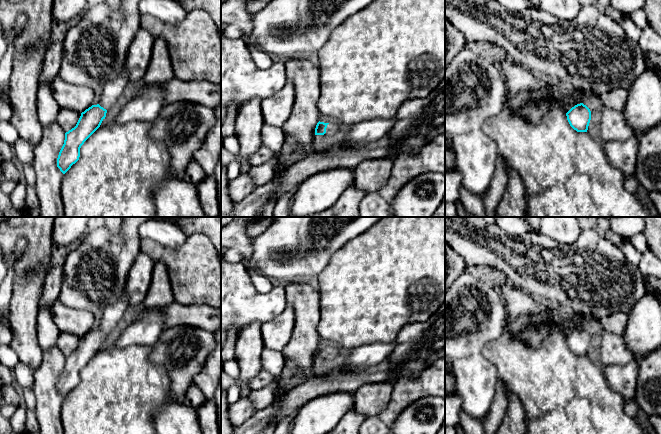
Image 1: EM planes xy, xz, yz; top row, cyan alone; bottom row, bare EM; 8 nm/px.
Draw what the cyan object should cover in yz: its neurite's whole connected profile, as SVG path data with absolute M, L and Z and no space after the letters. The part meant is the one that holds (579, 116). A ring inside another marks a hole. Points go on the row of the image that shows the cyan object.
M583 103L572 107L567 113L570 126L577 132L587 132L591 120L591 111Z

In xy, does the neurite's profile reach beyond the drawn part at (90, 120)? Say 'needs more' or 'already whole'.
needs more

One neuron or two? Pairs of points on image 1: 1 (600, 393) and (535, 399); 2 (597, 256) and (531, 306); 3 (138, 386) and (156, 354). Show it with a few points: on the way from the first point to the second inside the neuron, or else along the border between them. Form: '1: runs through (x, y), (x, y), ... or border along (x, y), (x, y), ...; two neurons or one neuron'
1: runs through (584, 399), (551, 399); one neuron
2: border along (514, 286), (535, 297); two neurons
3: border along (151, 345), (149, 359), (161, 364), (169, 377); two neurons

